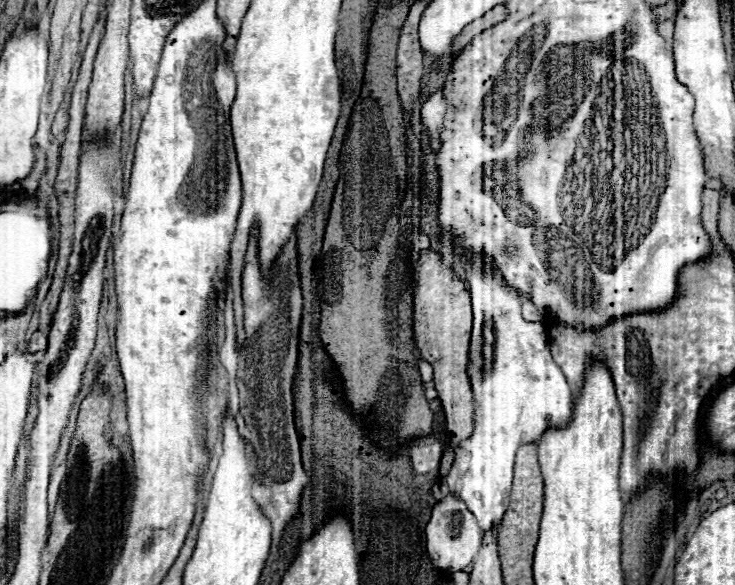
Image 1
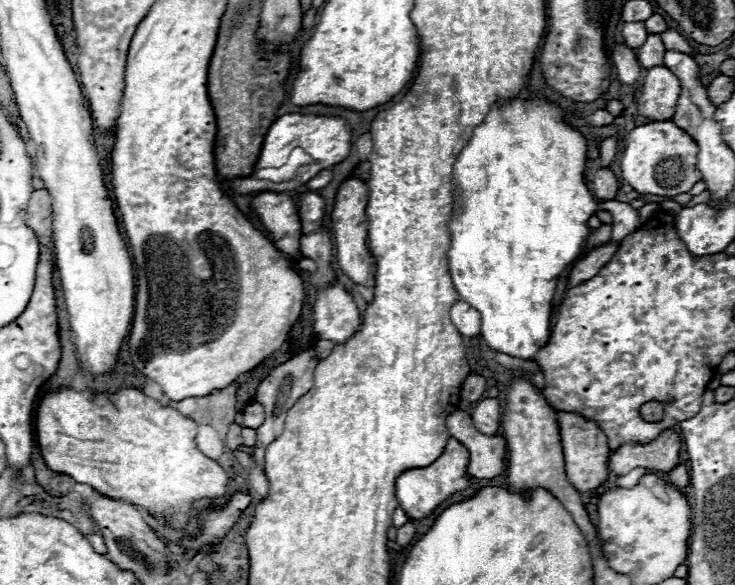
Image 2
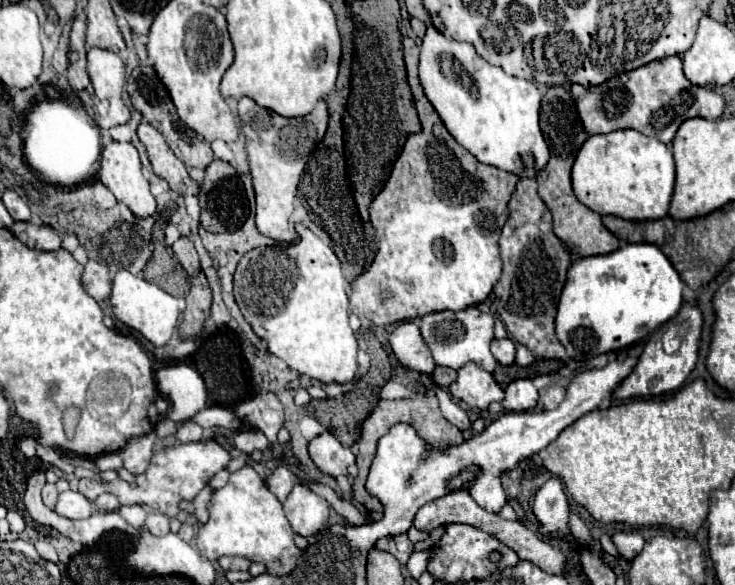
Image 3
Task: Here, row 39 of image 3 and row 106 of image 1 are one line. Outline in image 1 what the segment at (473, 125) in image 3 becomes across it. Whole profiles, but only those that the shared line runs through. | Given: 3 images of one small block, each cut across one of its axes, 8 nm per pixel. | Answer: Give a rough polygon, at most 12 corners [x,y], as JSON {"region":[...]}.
{"region":[[436,92],[422,106],[432,150],[440,148],[446,98]]}

